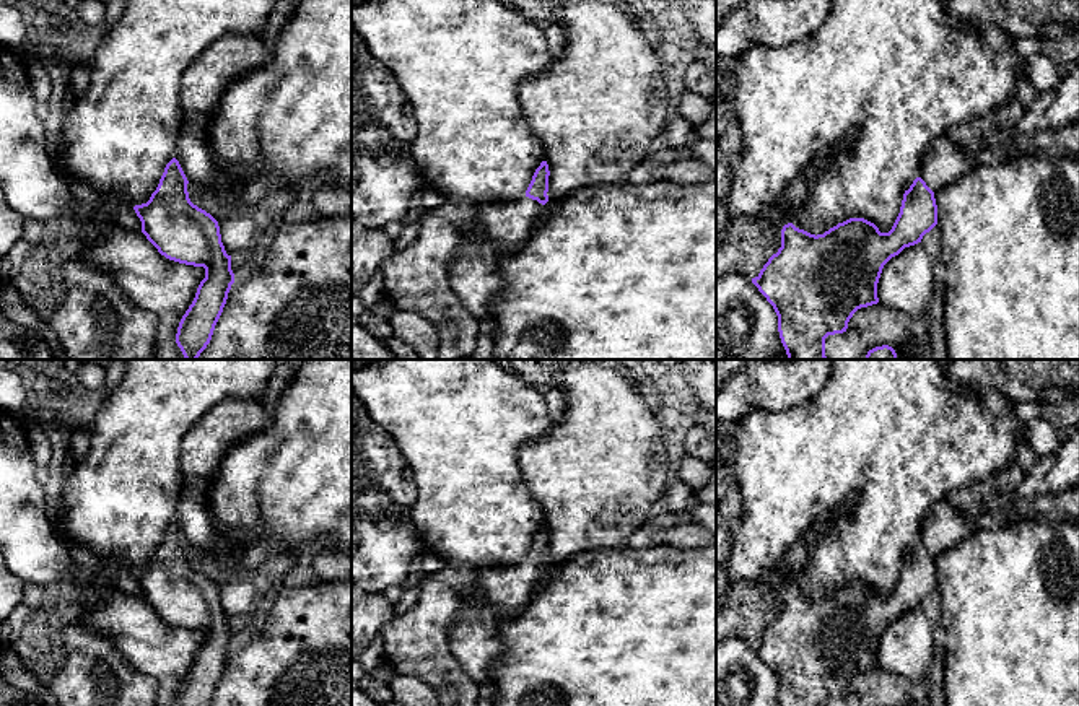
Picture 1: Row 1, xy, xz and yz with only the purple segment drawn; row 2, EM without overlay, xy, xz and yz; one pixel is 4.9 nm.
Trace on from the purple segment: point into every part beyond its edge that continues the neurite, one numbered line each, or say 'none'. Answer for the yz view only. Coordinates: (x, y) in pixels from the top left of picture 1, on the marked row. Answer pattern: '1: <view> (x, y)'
1: yz (944, 161)

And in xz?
1: xz (506, 225)

